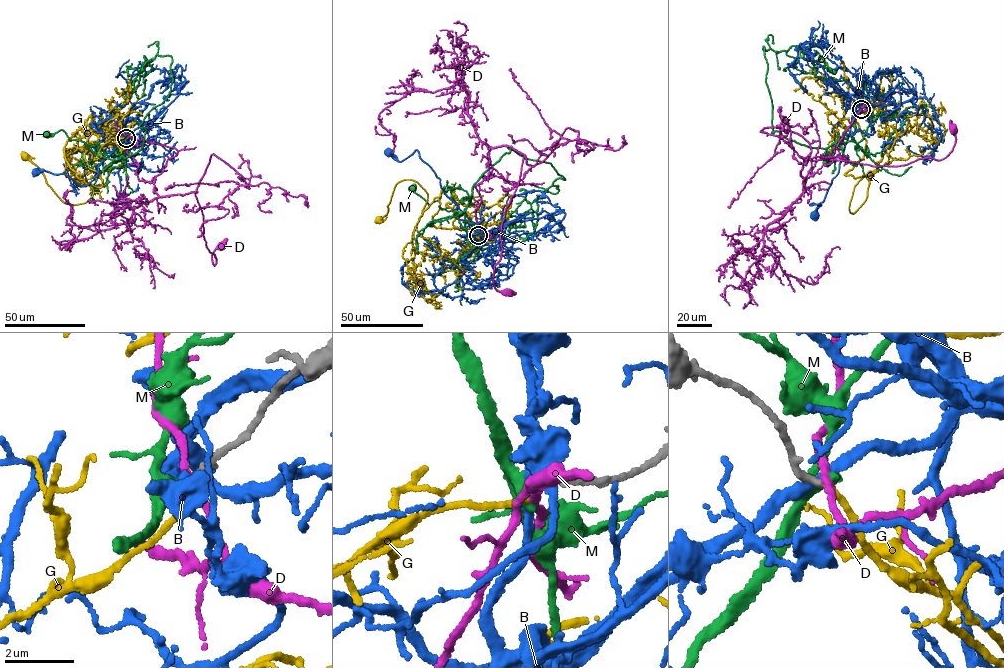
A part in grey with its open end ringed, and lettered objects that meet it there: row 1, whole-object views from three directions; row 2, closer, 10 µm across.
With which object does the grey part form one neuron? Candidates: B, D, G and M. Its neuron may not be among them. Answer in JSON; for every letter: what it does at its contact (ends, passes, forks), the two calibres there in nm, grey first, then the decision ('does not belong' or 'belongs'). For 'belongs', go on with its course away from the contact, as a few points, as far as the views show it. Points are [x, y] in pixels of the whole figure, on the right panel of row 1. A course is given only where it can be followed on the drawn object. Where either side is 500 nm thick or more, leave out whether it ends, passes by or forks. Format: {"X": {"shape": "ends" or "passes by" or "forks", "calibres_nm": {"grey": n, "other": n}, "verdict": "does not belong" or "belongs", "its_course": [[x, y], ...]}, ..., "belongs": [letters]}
{"B": {"shape": "passes by", "calibres_nm": {"grey": 240, "other": 280}, "verdict": "does not belong"}, "D": {"shape": "passes by", "calibres_nm": {"grey": 190, "other": 200}, "verdict": "does not belong"}, "G": {"shape": "ends", "calibres_nm": {"grey": 190, "other": 180}, "verdict": "belongs", "its_course": [[861, 109], [873, 120], [871, 105], [882, 102], [889, 137], [878, 167], [855, 186], [851, 214], [870, 177]]}, "M": {"shape": "passes by", "calibres_nm": {"grey": 190, "other": 240}, "verdict": "does not belong"}, "belongs": ["G"]}

